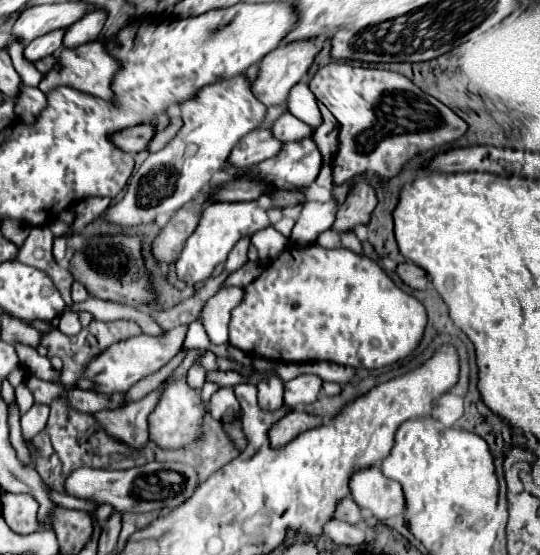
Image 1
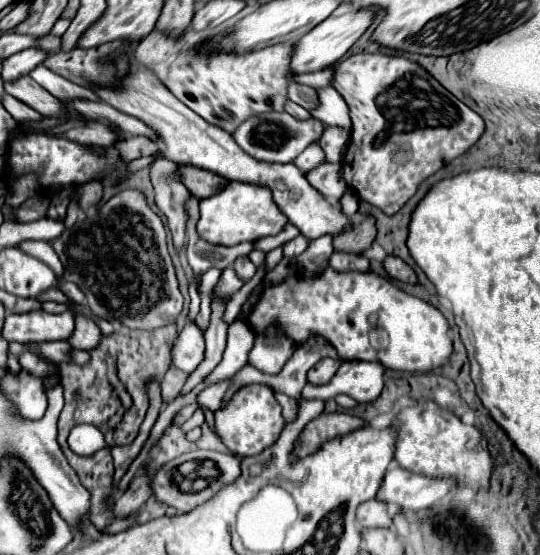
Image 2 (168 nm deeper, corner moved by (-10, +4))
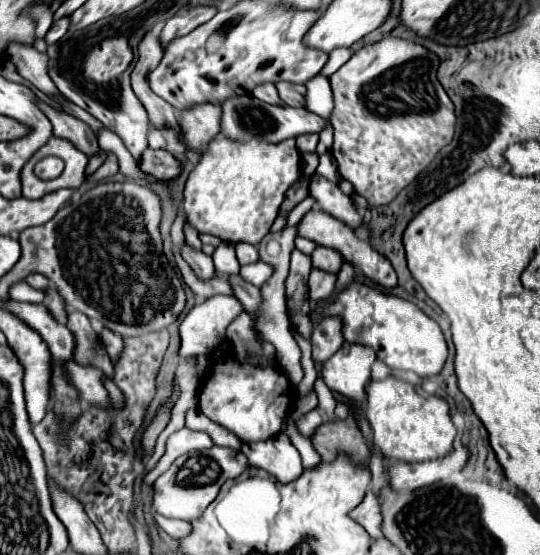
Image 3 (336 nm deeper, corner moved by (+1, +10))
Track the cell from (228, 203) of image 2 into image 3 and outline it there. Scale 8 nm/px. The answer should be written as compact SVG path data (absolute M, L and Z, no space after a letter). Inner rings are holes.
M225 136L213 138L205 152L199 158L199 164L191 170L185 192L183 192L183 210L189 224L197 232L213 234L225 242L249 242L259 244L261 238L269 232L271 224L279 214L279 206L285 198L285 190L301 176L301 152L295 148L295 140L285 140L281 144L265 142L233 142Z

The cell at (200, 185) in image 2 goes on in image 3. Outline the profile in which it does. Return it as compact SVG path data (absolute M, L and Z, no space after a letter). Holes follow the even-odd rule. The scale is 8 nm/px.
M145 150L143 160L141 160L141 168L165 182L173 182L175 178L181 176L183 172L183 164L167 150Z

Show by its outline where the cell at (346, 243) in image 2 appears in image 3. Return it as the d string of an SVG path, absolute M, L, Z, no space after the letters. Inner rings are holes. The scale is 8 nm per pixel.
M317 246L311 254L313 258L313 266L321 268L321 270L329 270L329 272L339 272L341 264L343 264L343 256L327 246Z

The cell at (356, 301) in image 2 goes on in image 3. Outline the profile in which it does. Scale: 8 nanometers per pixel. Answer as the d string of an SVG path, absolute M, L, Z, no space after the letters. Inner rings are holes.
M353 280L333 300L327 300L317 312L319 322L327 316L341 318L345 342L373 348L377 358L389 368L411 370L421 378L429 378L439 374L447 360L447 342L439 324L413 302L385 294L375 286Z

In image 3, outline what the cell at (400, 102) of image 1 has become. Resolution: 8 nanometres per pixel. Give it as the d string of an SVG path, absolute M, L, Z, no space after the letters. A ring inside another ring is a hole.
M383 38L381 42L355 50L353 56L329 78L335 96L335 112L331 118L335 142L331 156L337 160L341 178L349 180L369 206L389 204L433 162L437 152L453 140L457 124L455 106L437 80L437 66L439 58L423 46L401 38Z

